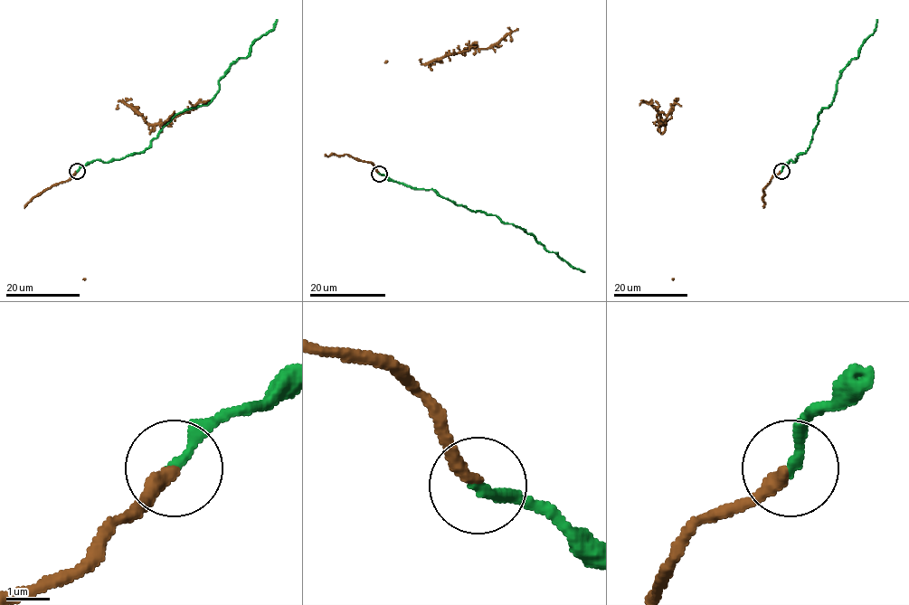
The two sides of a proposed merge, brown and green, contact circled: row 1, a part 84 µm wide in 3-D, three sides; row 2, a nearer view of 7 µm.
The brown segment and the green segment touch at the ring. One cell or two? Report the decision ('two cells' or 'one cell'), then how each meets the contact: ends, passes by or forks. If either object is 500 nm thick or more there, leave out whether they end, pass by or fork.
one cell | brown ends | green ends

